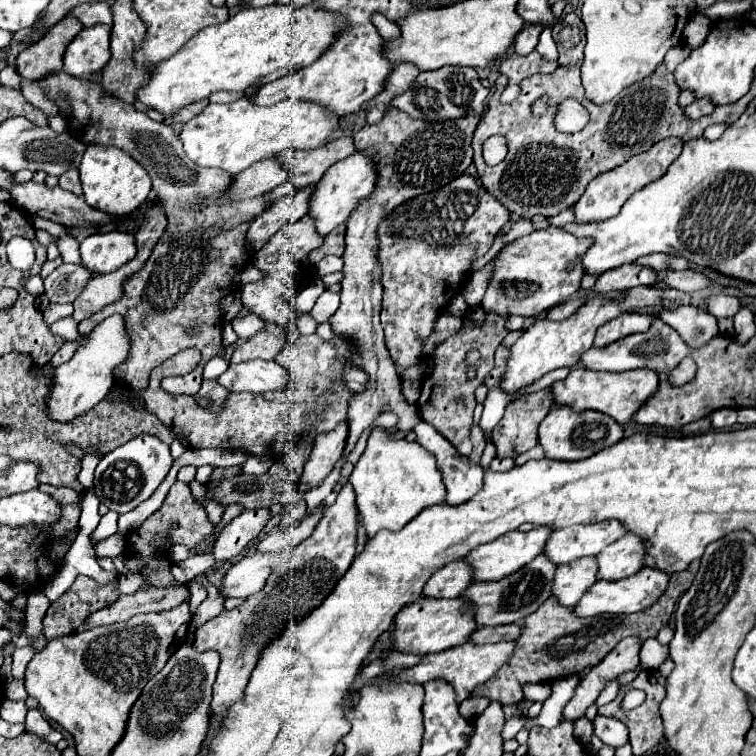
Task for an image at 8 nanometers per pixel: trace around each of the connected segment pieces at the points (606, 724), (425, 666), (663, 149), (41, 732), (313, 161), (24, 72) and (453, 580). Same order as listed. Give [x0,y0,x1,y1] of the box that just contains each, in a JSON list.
[[593,715,629,749],[399,641,517,703],[575,137,683,223],[25,707,63,743],[275,137,355,189],[17,15,83,81],[423,559,473,599]]

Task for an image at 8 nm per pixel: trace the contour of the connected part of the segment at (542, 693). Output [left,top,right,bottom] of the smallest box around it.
[523,683,551,703]

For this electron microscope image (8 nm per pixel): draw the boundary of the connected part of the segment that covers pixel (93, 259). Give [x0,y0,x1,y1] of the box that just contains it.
[81,231,135,275]

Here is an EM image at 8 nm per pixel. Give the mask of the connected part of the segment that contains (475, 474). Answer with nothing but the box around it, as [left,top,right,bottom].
[415,421,485,505]

